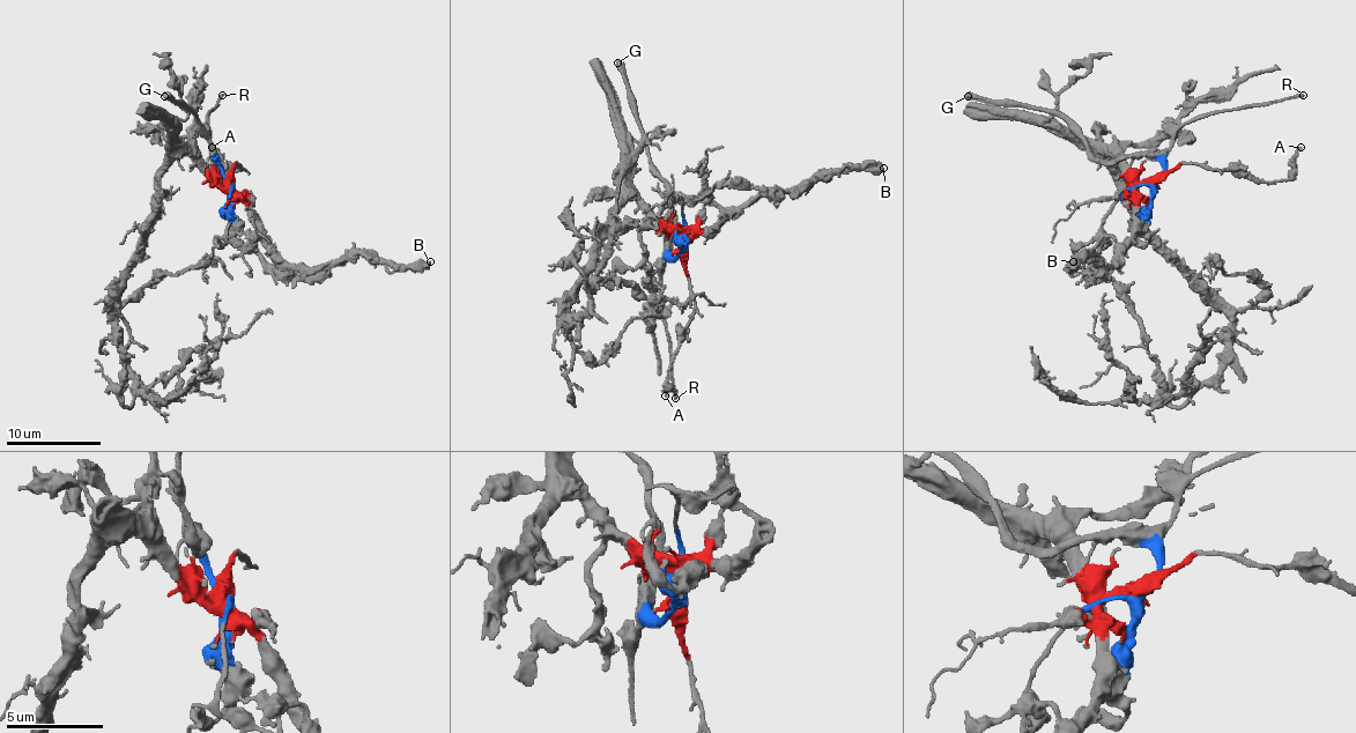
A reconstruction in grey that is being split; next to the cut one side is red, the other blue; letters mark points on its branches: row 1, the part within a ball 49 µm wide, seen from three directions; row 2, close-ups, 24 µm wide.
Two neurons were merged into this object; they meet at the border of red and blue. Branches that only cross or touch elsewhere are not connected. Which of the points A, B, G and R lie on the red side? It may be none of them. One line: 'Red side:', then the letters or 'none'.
Red side: A, B

